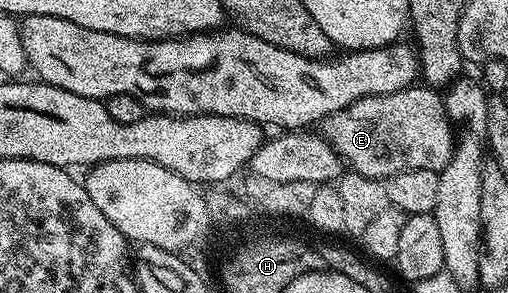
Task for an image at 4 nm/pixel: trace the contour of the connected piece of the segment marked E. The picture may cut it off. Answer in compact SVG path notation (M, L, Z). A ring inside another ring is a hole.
M419 83L389 95L357 99L328 117L325 126L325 140L343 165L366 177L390 179L410 169L438 173L455 153L457 133L447 117L443 93Z

